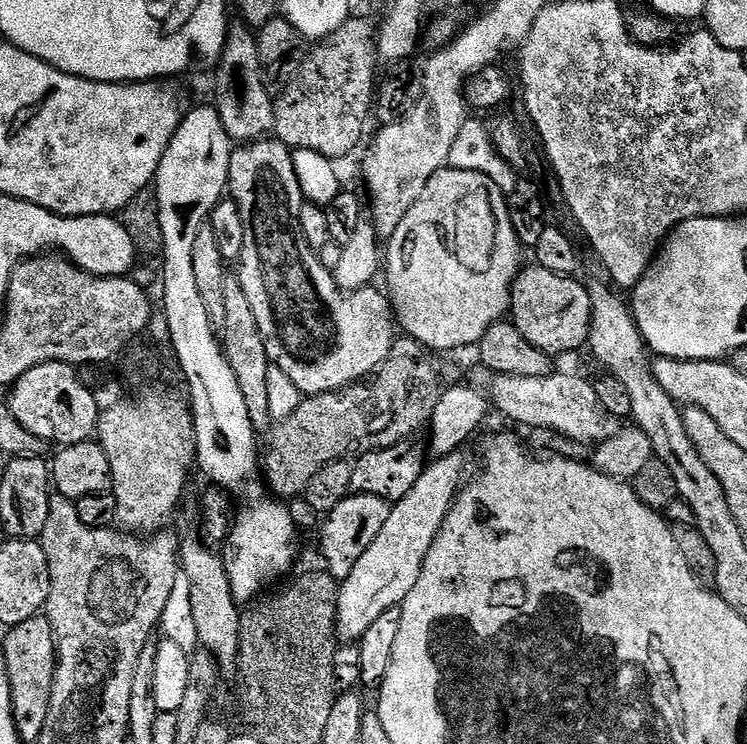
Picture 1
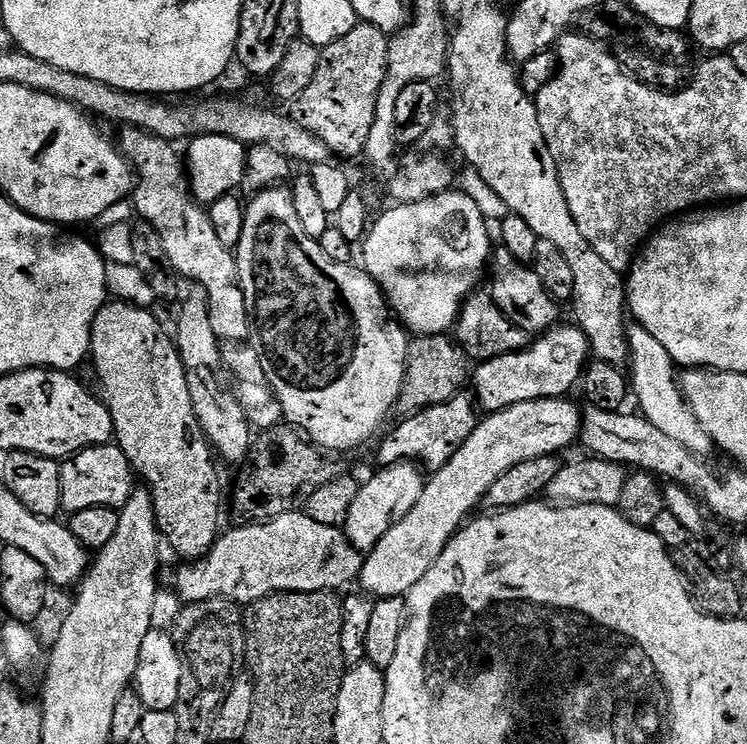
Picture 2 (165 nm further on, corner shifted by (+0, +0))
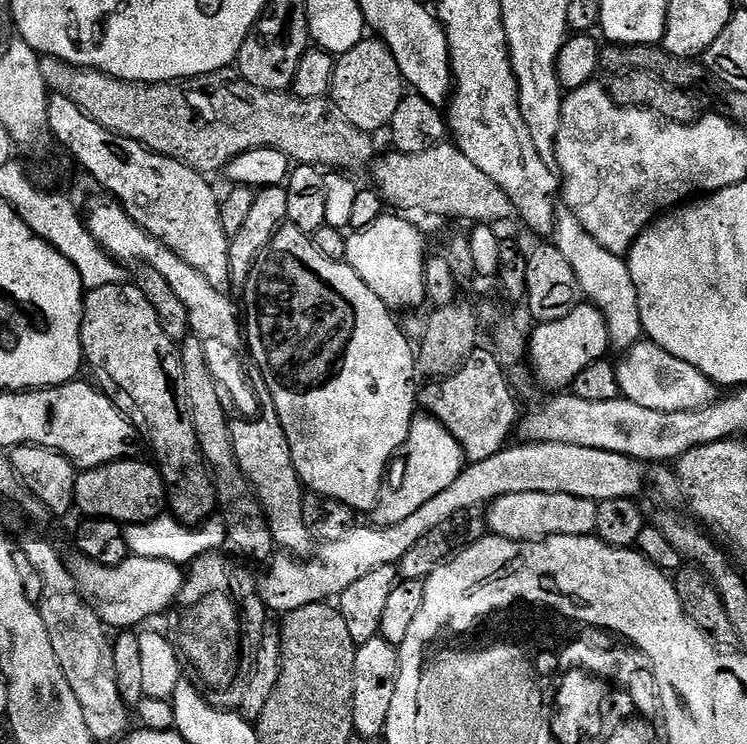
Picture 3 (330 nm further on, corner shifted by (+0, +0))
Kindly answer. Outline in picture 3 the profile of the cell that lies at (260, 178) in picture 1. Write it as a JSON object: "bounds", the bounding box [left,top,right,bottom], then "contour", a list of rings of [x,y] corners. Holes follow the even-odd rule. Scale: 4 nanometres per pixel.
{"bounds":[242,226,418,514],"contour":[[[281,226],[270,238],[270,242],[260,252],[255,264],[253,264],[248,280],[242,289],[244,304],[248,307],[248,320],[246,316],[246,348],[252,351],[252,360],[260,367],[264,375],[264,384],[272,395],[271,407],[280,419],[282,430],[290,442],[290,454],[294,458],[294,466],[298,470],[301,481],[306,485],[309,493],[326,498],[334,498],[338,502],[346,502],[358,514],[371,513],[380,501],[380,494],[385,487],[384,471],[392,460],[396,451],[403,449],[408,442],[408,435],[412,429],[412,421],[418,416],[418,383],[416,384],[416,372],[418,376],[418,356],[414,351],[414,344],[404,337],[402,329],[396,325],[393,309],[388,308],[358,278],[358,274],[343,259],[331,260],[324,256],[324,252],[315,244],[309,233],[291,226]]]}

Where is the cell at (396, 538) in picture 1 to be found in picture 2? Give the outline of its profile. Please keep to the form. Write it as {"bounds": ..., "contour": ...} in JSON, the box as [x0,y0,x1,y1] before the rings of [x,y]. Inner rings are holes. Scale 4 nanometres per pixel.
{"bounds":[359,398,582,598],"contour":[[[568,398],[531,400],[485,415],[477,423],[474,434],[466,438],[462,450],[458,450],[458,454],[454,454],[442,470],[427,477],[422,498],[418,498],[414,510],[410,510],[402,522],[390,526],[378,546],[364,556],[359,587],[364,587],[361,589],[373,598],[407,597],[409,590],[422,582],[426,570],[438,562],[444,547],[460,531],[469,515],[467,512],[483,501],[487,491],[502,474],[519,463],[556,456],[562,453],[563,448],[577,443],[582,412],[570,401]]]}

